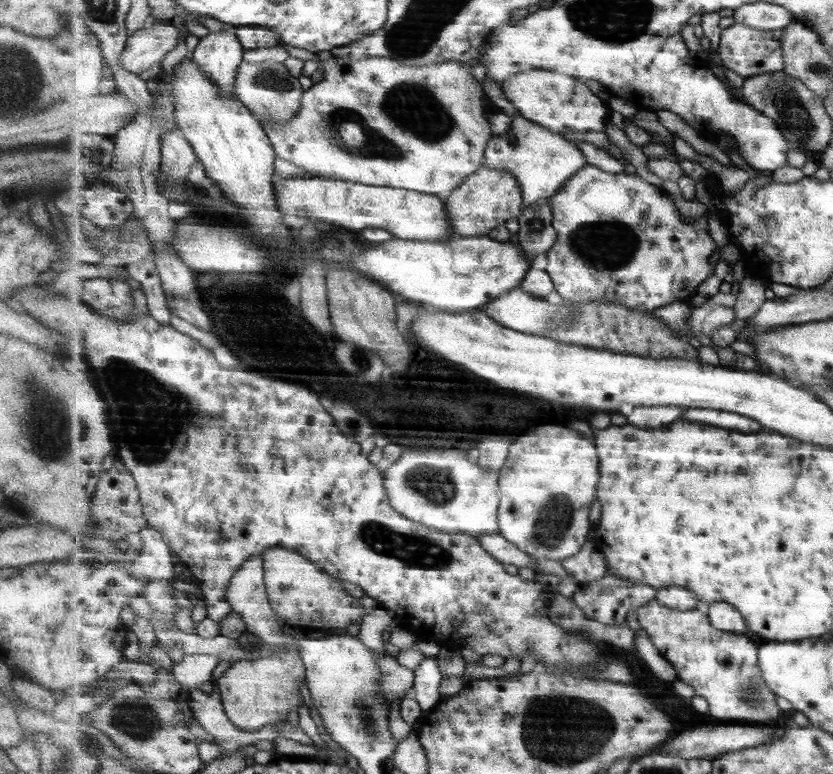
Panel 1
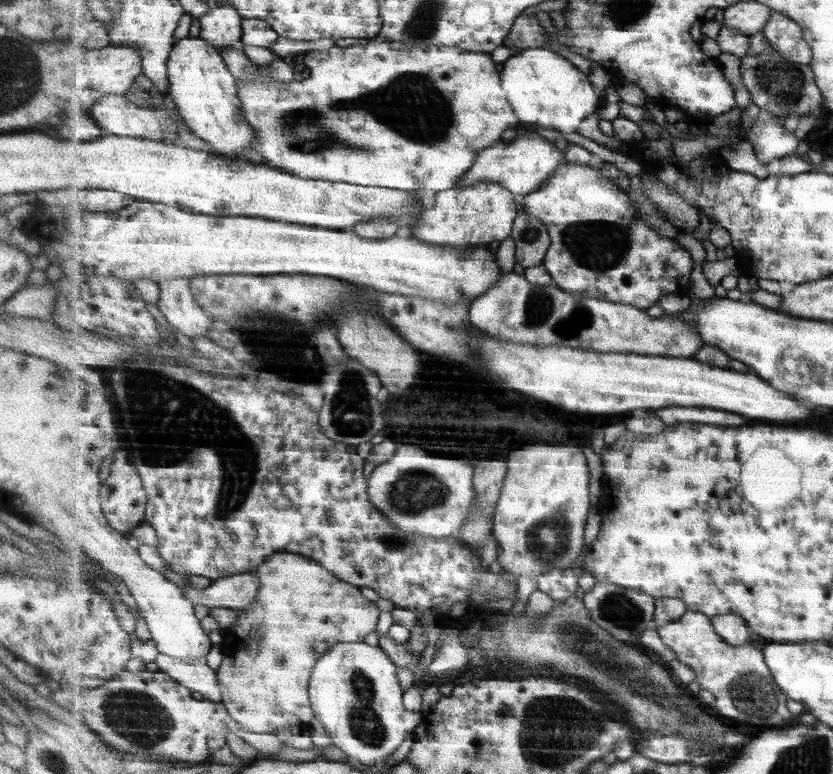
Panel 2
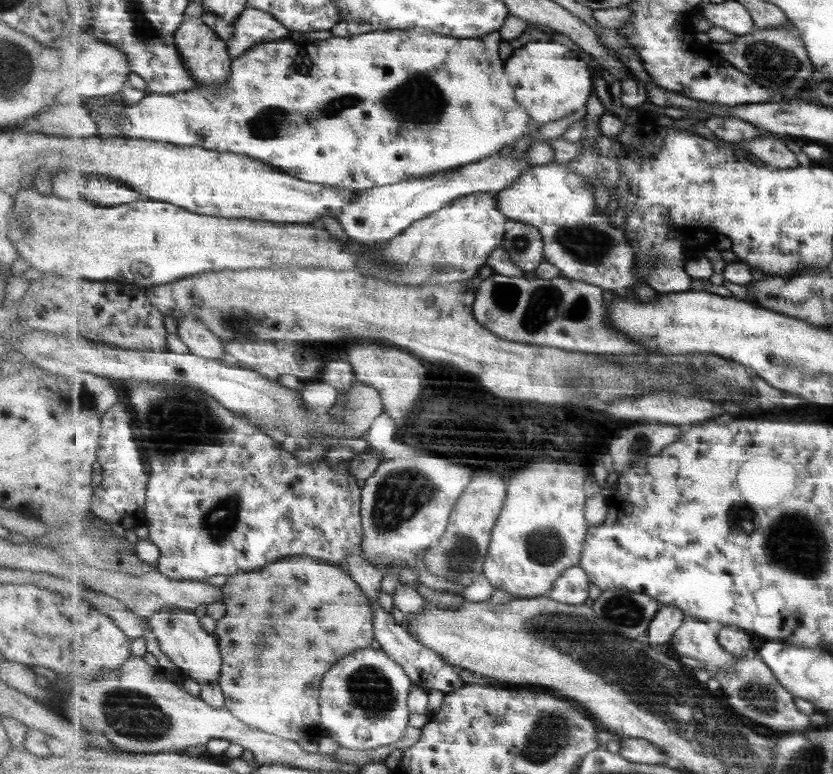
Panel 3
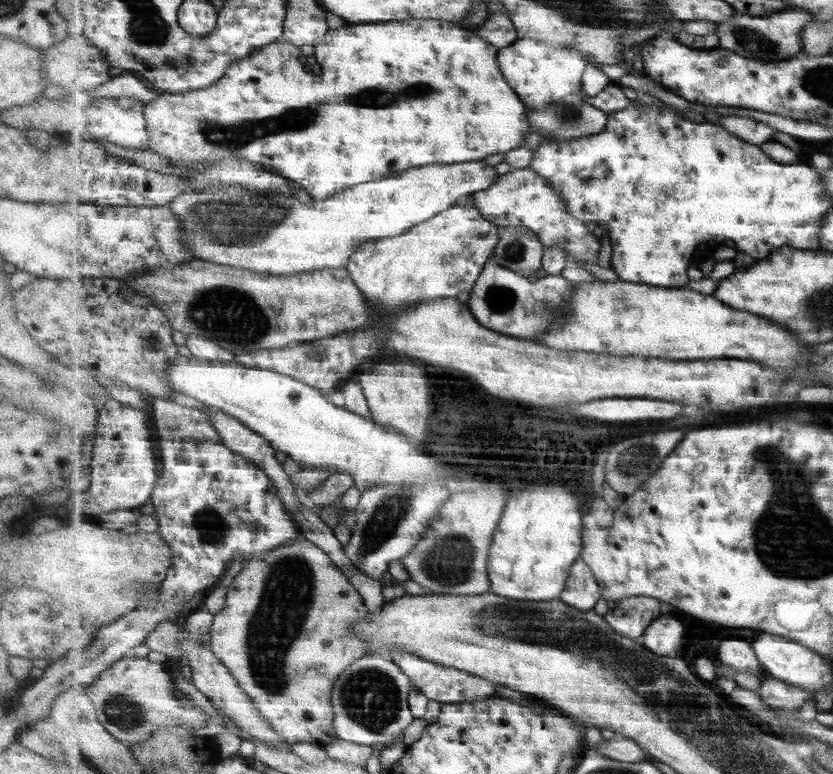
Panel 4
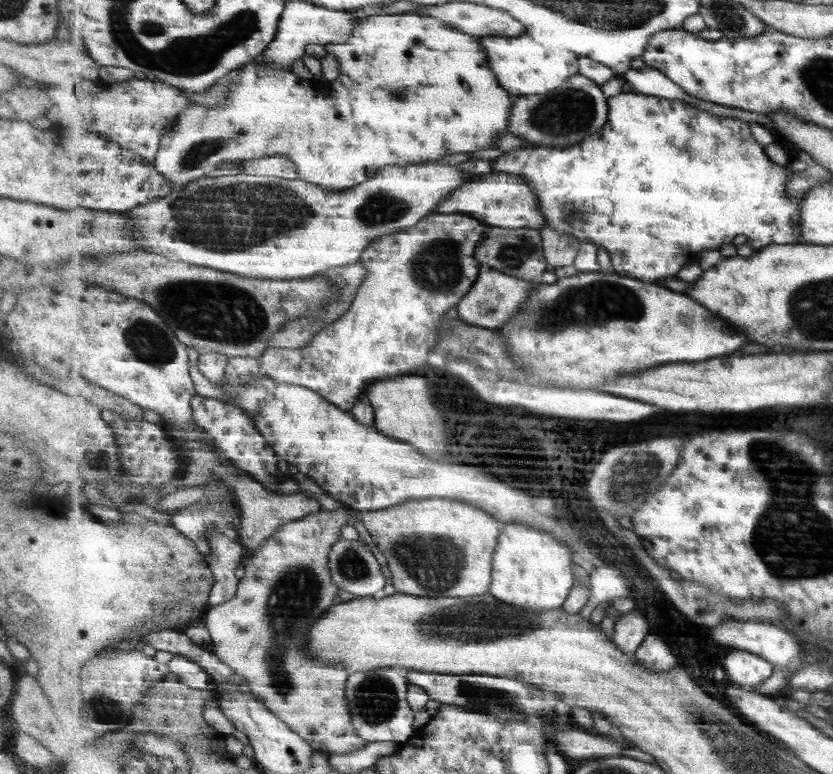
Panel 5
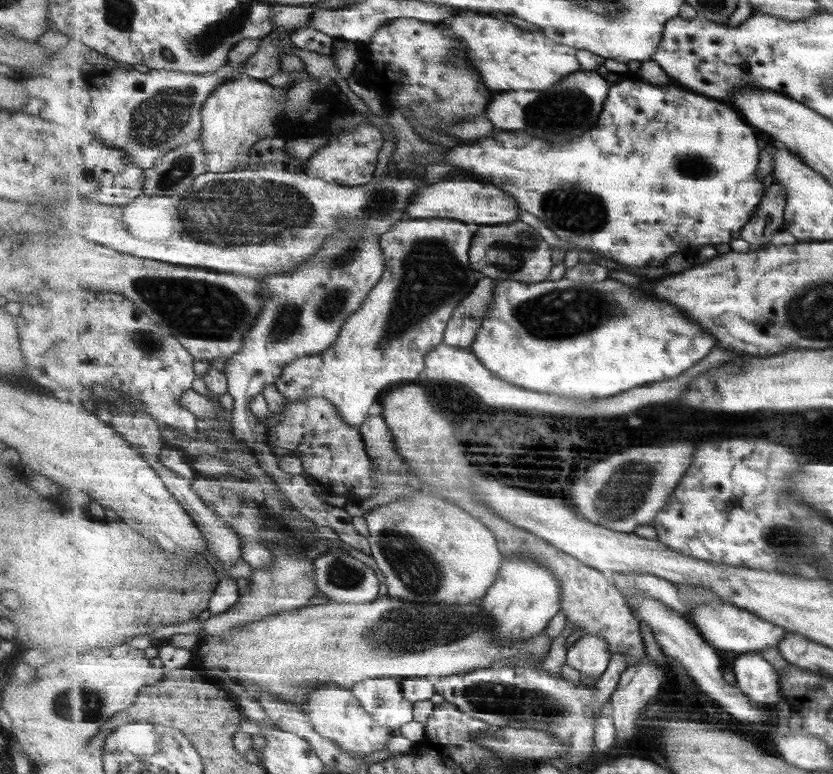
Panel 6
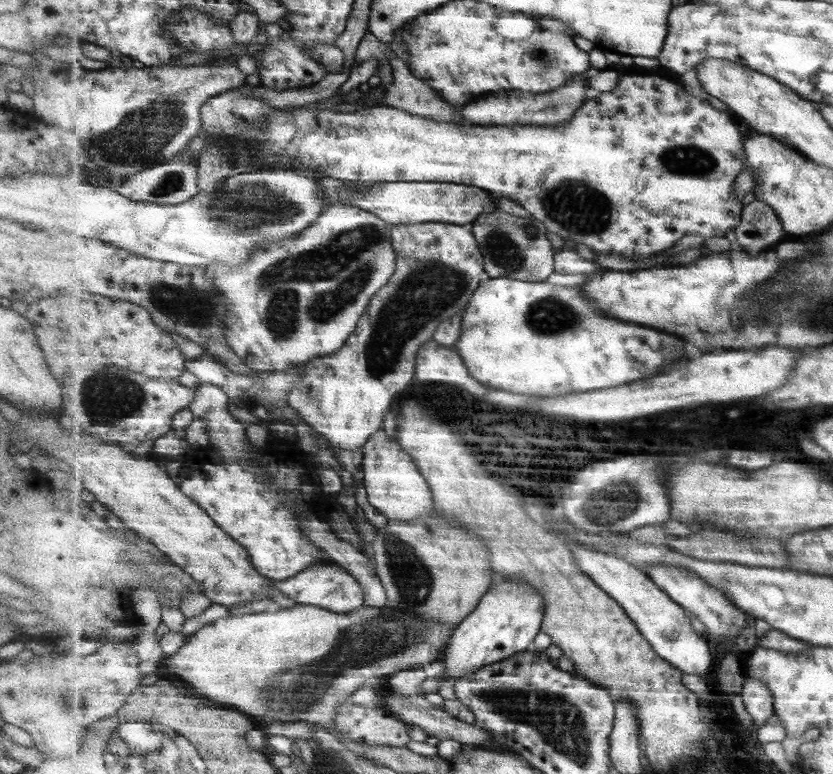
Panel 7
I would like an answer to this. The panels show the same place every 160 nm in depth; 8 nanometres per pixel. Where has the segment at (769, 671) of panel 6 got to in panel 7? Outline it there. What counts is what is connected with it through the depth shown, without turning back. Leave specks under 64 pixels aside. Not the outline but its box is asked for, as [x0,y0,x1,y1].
[742,675,776,726]

